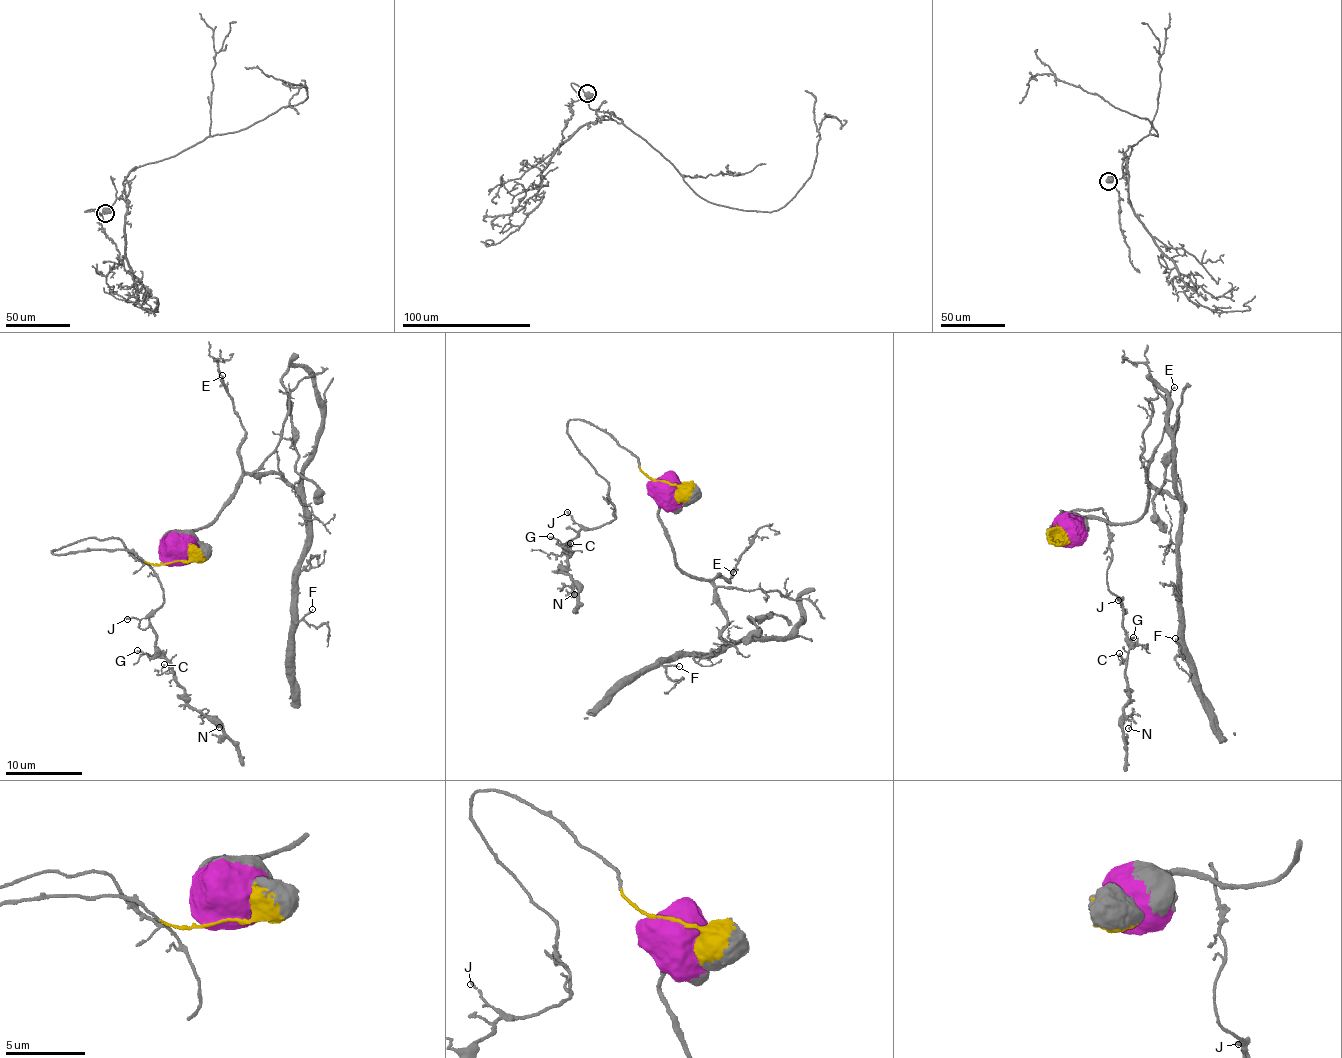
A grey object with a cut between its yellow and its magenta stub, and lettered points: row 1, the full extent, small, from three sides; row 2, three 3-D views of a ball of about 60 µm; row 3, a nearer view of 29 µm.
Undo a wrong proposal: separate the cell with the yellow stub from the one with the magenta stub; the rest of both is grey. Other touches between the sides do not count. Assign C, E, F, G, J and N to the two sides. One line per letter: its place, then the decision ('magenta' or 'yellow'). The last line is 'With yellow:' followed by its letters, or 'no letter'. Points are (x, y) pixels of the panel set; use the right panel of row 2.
C: (1119, 653) | yellow
E: (1174, 387) | magenta
F: (1175, 638) | magenta
G: (1133, 637) | yellow
J: (1118, 600) | yellow
N: (1128, 728) | yellow
With yellow: C, G, J, N

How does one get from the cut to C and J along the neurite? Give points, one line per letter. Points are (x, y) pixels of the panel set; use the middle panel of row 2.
C: (663, 483), (606, 432), (570, 419), (615, 510), (581, 529), (570, 554), (570, 544)
J: (663, 483), (640, 471), (606, 432), (569, 421), (576, 449), (606, 482), (615, 519), (586, 528), (567, 512)

